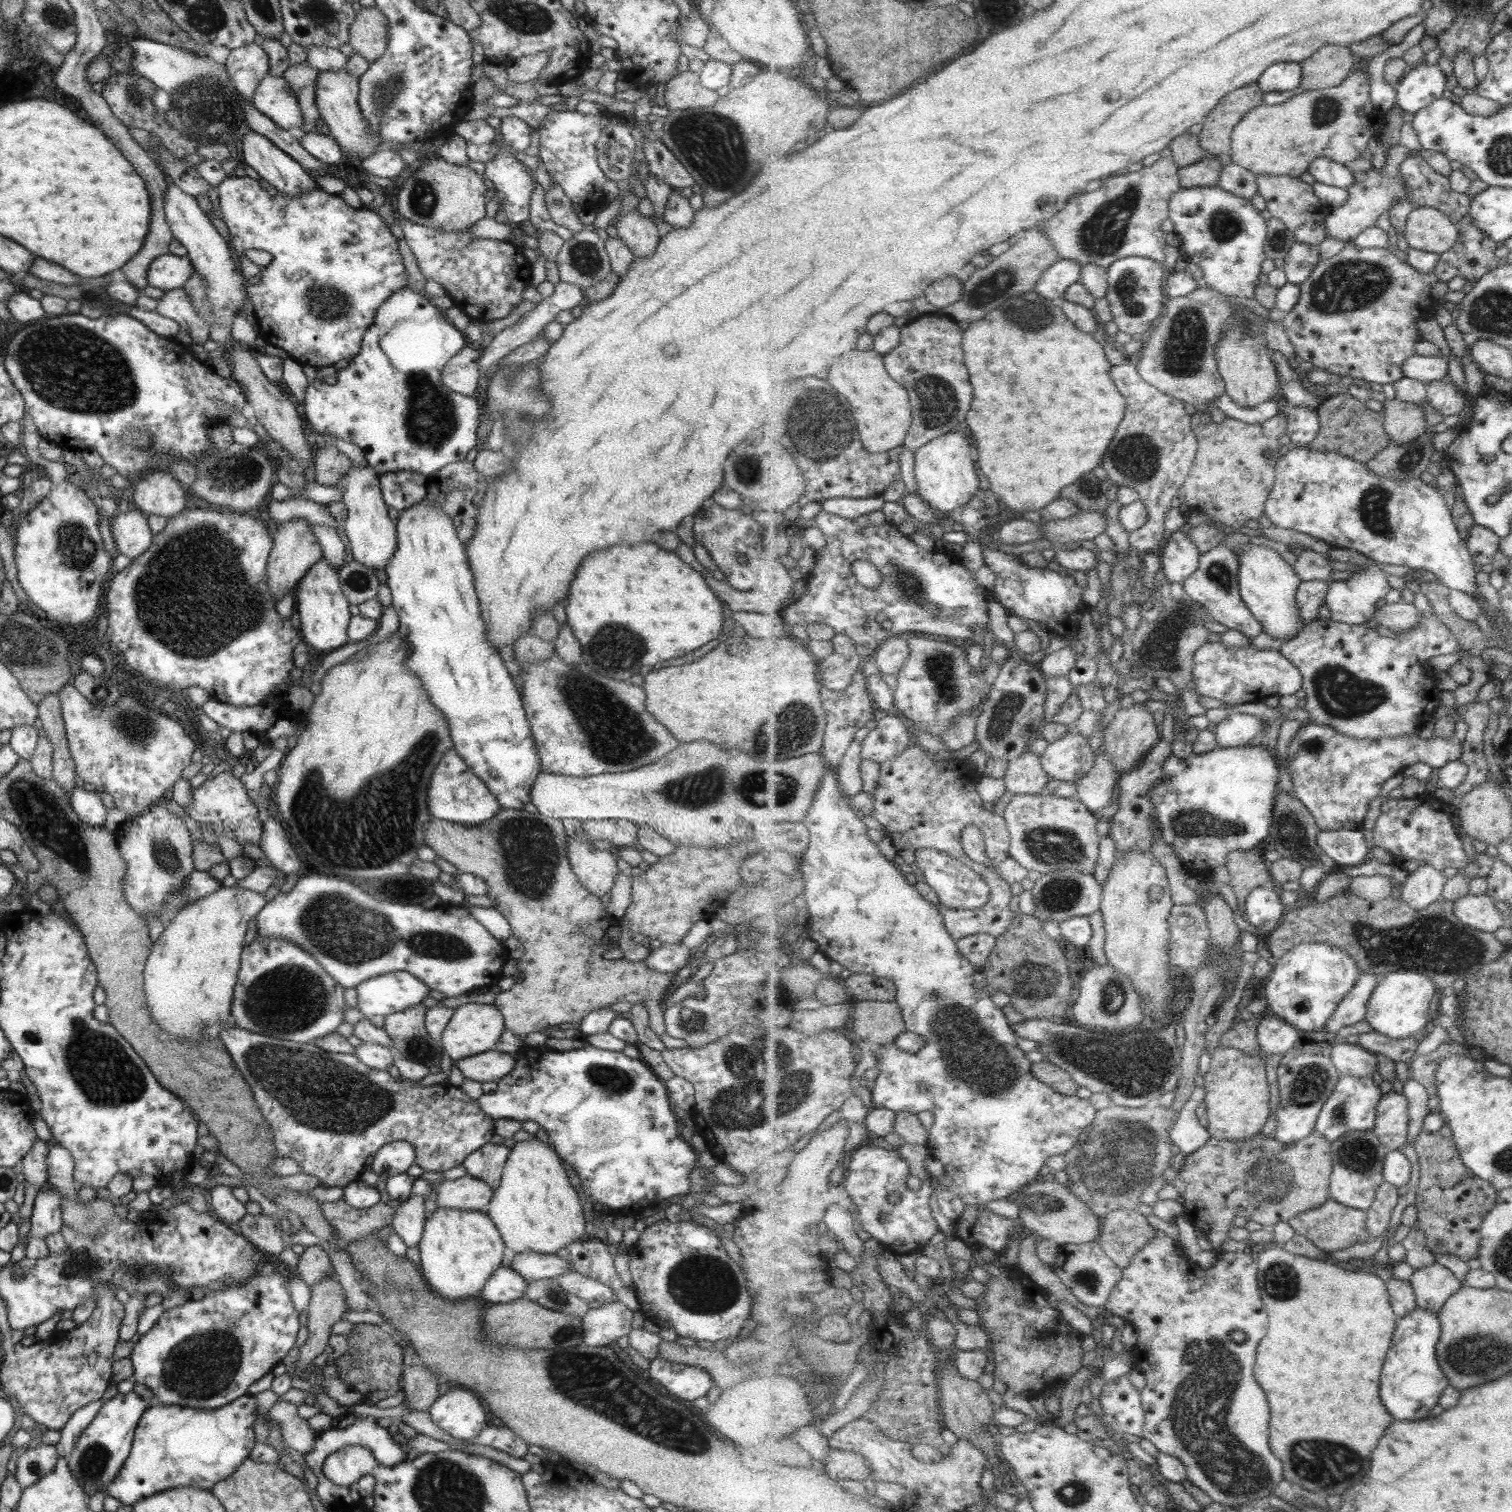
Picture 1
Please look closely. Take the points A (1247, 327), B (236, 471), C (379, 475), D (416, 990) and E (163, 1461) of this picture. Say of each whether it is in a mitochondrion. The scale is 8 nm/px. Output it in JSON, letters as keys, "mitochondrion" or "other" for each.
{"A":"mitochondrion","B":"mitochondrion","C":"other","D":"other","E":"other"}

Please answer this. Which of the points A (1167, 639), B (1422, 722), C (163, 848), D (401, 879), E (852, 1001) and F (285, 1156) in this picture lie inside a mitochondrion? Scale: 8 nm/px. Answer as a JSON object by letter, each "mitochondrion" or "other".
{"A":"mitochondrion","B":"other","C":"mitochondrion","D":"mitochondrion","E":"other","F":"other"}

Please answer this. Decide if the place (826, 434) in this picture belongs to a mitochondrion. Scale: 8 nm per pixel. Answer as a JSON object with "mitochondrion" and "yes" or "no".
{"mitochondrion":"yes"}

